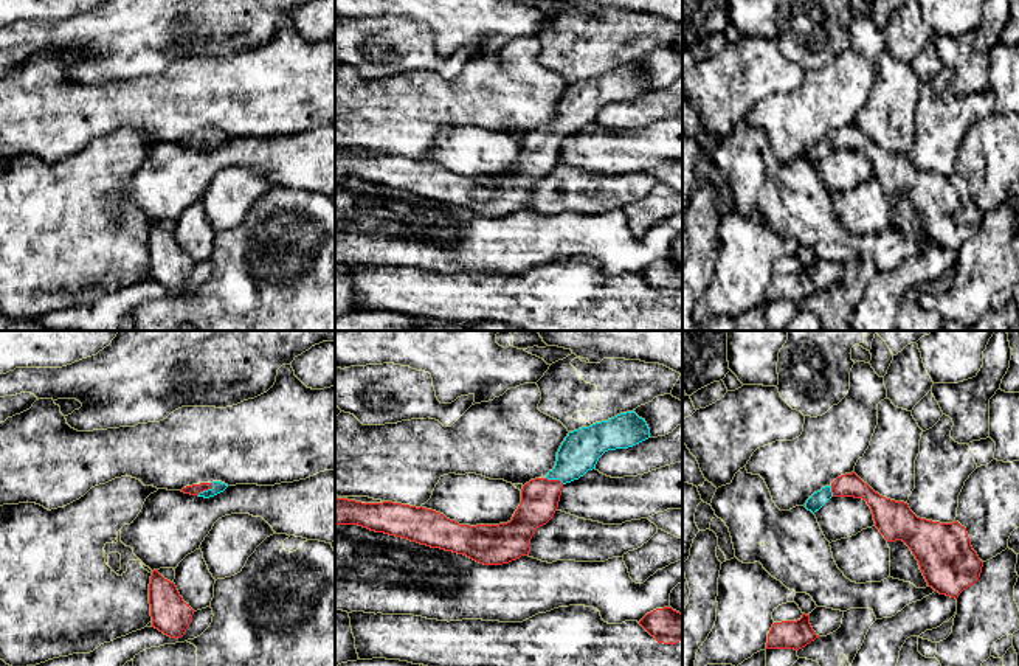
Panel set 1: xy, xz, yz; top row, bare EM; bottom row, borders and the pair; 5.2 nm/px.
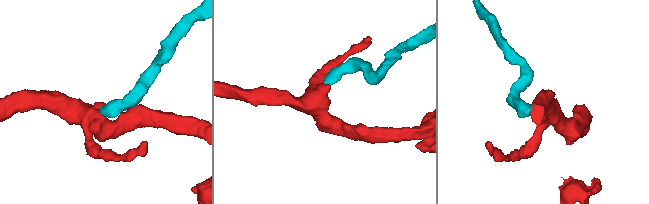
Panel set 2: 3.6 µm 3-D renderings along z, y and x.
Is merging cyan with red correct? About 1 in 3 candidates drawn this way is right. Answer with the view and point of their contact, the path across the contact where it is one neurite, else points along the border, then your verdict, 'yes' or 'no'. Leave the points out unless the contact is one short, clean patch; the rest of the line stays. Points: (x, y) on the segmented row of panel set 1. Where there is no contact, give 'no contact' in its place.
contact xy (205, 491); way xy (217, 486), (205, 491), (194, 489); yes

